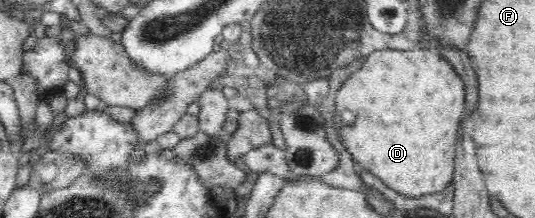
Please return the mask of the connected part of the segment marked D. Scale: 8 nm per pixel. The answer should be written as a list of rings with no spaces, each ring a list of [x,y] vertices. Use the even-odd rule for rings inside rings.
[[[422,46],[405,50],[398,50],[397,48],[373,50],[365,57],[358,71],[352,73],[336,91],[334,98],[336,114],[332,130],[338,133],[340,142],[352,155],[354,162],[359,163],[363,169],[370,171],[375,177],[379,177],[387,187],[411,197],[440,192],[447,187],[447,184],[451,184],[453,179],[453,160],[456,157],[455,145],[457,145],[461,117],[465,111],[465,87],[463,85],[464,81],[459,77],[453,65],[449,64],[449,61],[445,60],[445,57],[441,56],[441,52],[436,49]]]

